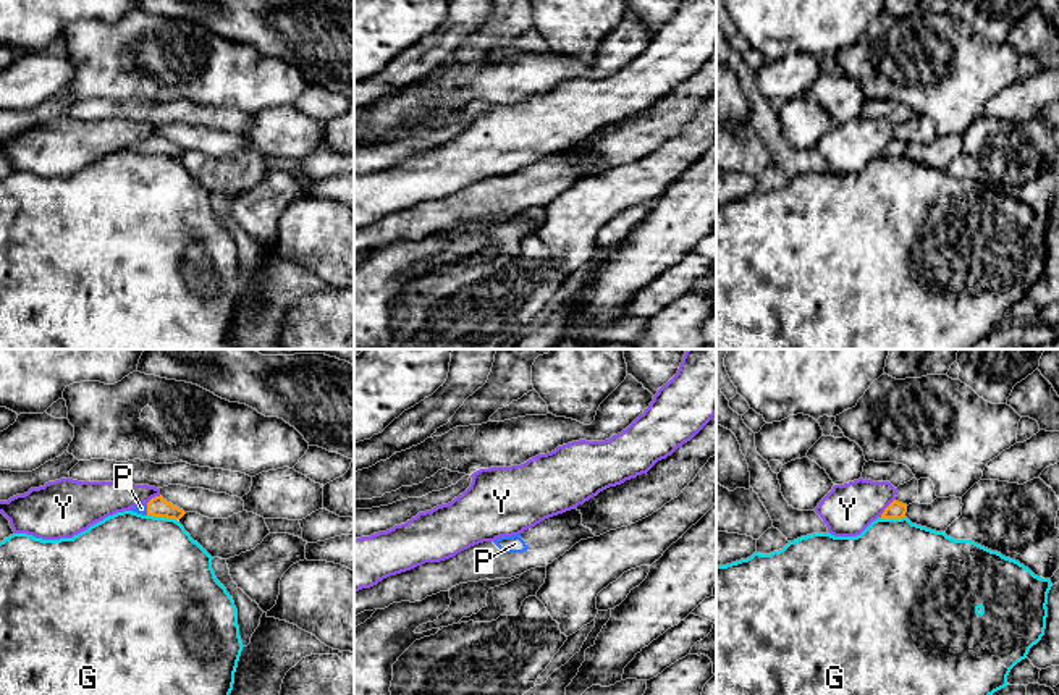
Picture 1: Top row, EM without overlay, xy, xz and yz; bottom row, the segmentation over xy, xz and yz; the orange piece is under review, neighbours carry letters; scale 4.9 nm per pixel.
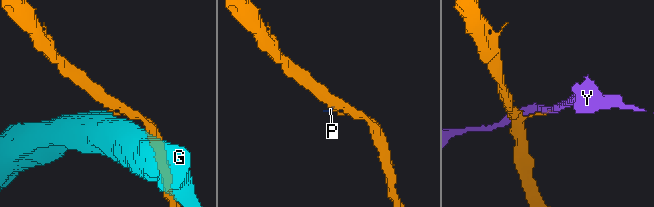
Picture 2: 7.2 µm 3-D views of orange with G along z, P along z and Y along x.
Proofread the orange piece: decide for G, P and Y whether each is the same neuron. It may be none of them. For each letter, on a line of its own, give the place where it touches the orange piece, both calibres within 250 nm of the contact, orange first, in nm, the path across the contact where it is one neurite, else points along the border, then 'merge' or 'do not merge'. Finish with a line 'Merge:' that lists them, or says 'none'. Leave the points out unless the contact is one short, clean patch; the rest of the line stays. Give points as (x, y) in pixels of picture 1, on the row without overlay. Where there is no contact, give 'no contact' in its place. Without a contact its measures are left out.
G: meets orange in xy at (162, 154); 100 nm thick on the orange side, 480 nm on the other; do not merge
P: meets orange in xy at (147, 147); 100 nm thick on the orange side, 50 nm on the other; runs through xy (157, 144), (147, 147), (141, 146); merge
Y: meets orange in yz at (886, 146); 90 nm thick on the orange side, 260 nm on the other; do not merge
Merge: P

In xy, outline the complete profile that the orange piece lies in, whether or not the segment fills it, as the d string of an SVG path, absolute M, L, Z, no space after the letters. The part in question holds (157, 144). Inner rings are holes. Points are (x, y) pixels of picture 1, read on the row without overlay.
M155 134L149 141L137 142L129 149L142 154L167 155L175 158L179 158L186 152L183 147L173 144L162 134Z

